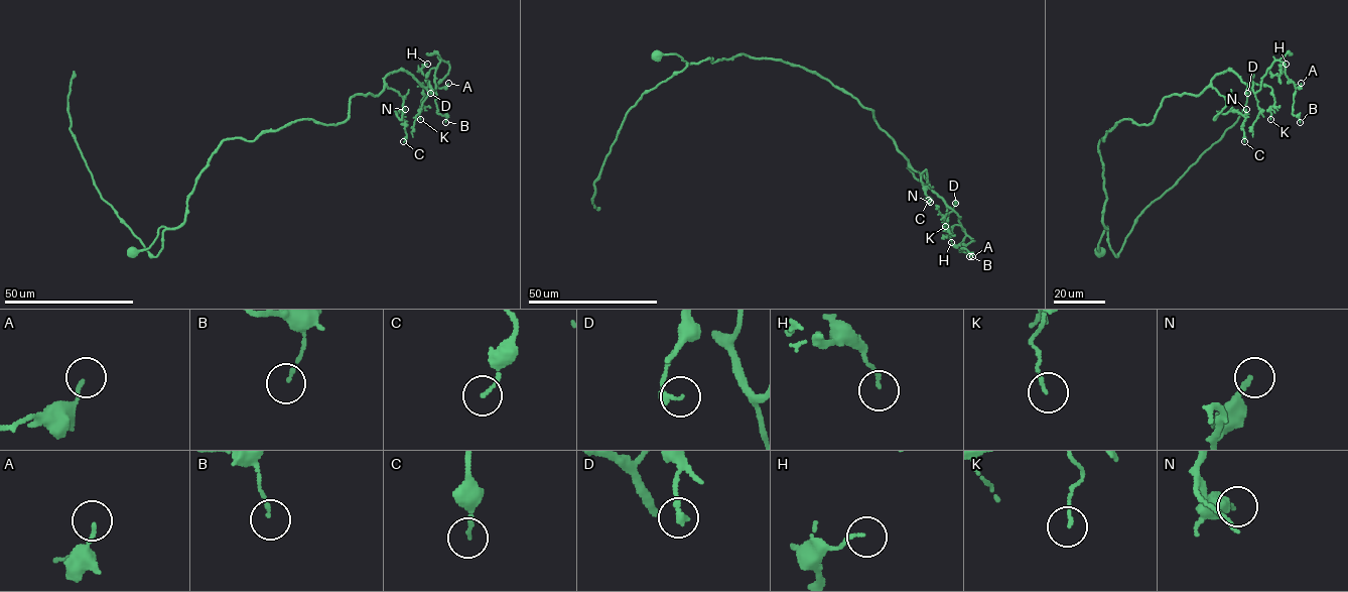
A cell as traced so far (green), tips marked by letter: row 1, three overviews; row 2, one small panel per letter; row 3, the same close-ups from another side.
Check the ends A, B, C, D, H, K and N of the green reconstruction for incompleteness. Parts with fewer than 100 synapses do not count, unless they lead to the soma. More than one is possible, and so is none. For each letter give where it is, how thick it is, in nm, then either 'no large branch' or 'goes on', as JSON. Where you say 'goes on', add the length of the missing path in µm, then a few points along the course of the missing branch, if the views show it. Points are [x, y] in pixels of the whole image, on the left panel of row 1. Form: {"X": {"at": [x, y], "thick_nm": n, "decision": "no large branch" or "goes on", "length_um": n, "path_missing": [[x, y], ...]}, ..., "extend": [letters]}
{"A": {"at": [448, 83], "thick_nm": 110, "decision": "no large branch"}, "B": {"at": [445, 122], "thick_nm": 100, "decision": "no large branch"}, "C": {"at": [403, 141], "thick_nm": 120, "decision": "no large branch"}, "D": {"at": [430, 93], "thick_nm": 180, "decision": "no large branch"}, "H": {"at": [427, 64], "thick_nm": 110, "decision": "no large branch"}, "K": {"at": [420, 119], "thick_nm": 100, "decision": "no large branch"}, "N": {"at": [405, 109], "thick_nm": 160, "decision": "no large branch"}, "extend": []}

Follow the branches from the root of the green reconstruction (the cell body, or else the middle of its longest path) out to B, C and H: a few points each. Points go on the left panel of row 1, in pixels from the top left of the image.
B: (133, 251), (184, 222), (225, 139), (343, 122), (393, 72), (430, 93), (440, 61), (445, 122)
C: (133, 251), (184, 222), (225, 139), (299, 120), (336, 125), (352, 97), (387, 87), (403, 98), (403, 141)
H: (133, 251), (184, 222), (225, 139), (343, 122), (349, 100), (378, 95), (393, 72), (430, 93), (427, 64)

